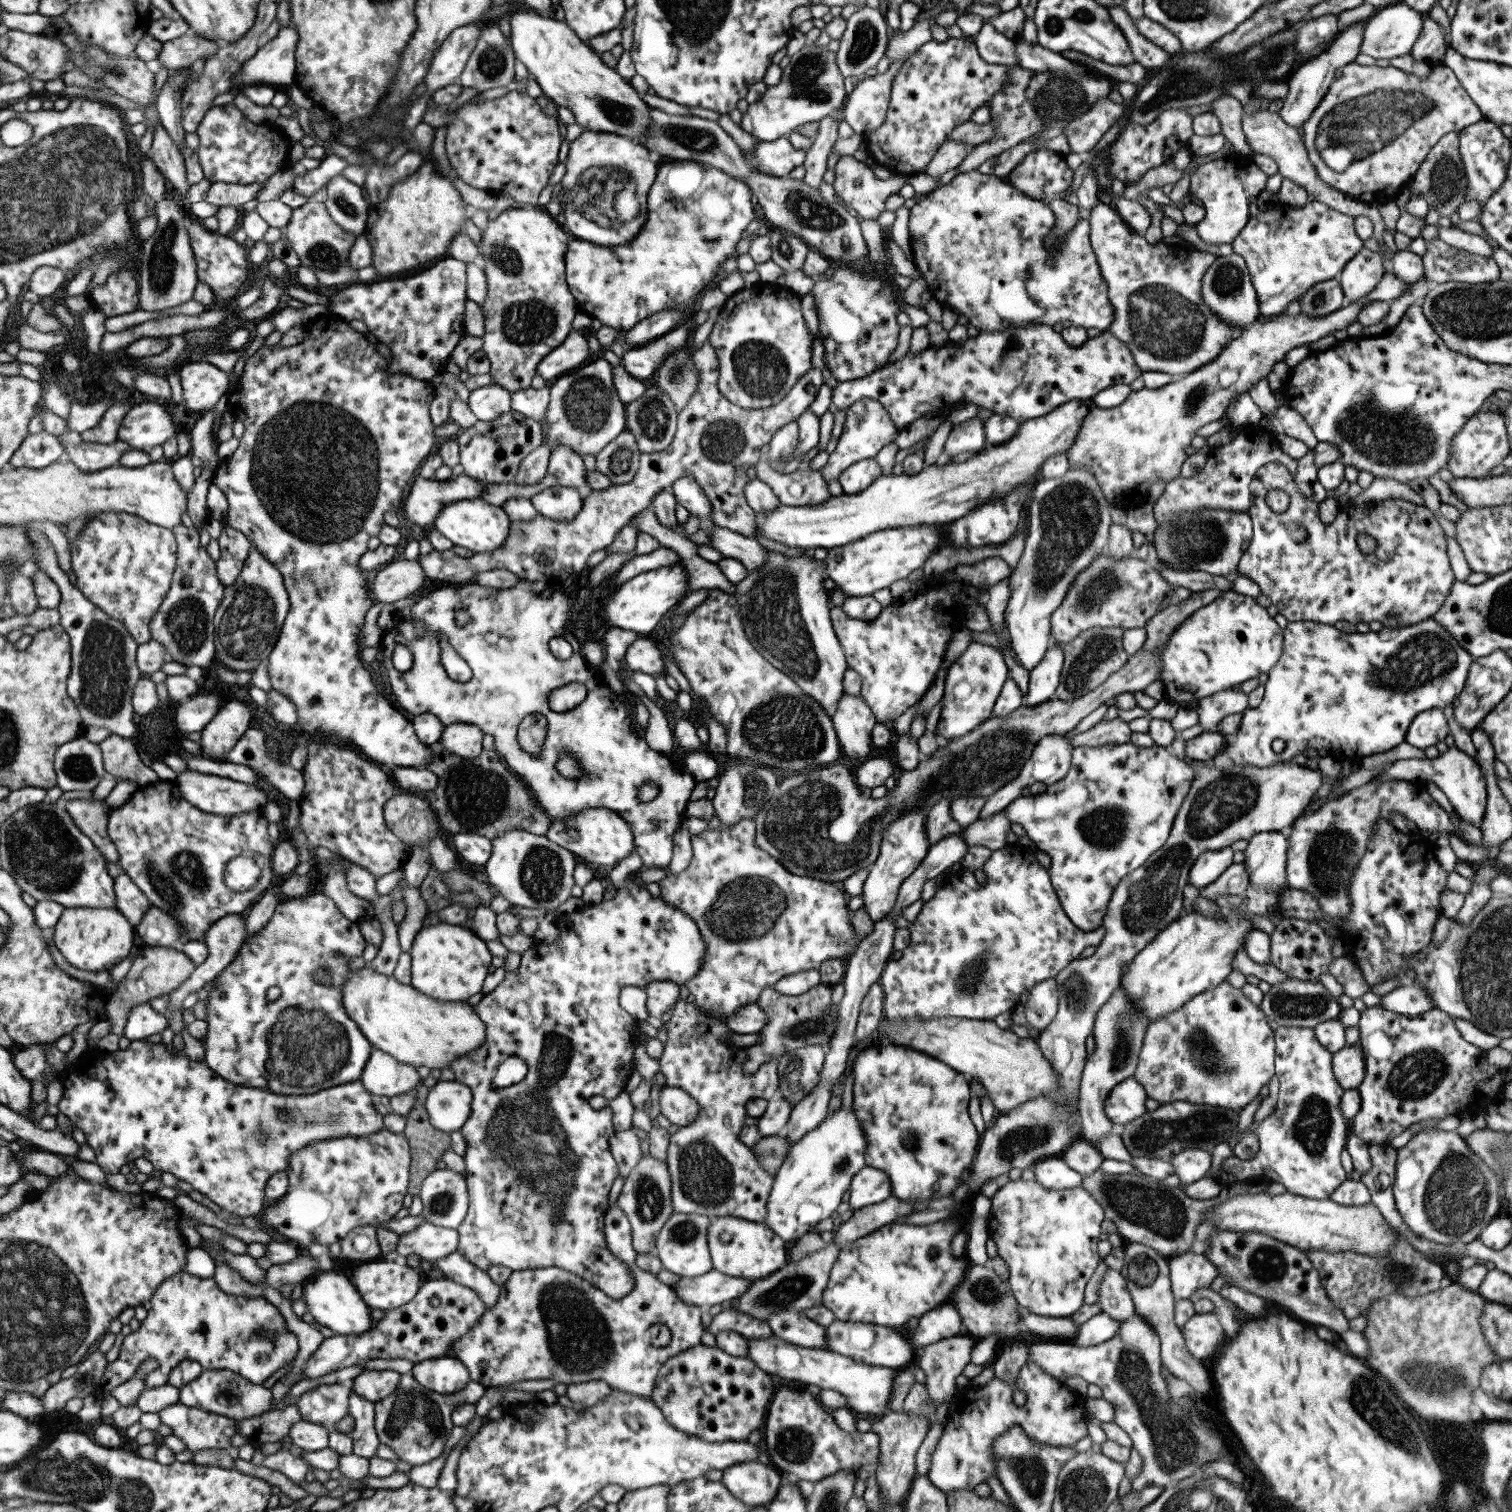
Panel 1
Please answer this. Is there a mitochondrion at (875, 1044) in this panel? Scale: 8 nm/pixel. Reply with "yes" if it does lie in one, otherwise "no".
no

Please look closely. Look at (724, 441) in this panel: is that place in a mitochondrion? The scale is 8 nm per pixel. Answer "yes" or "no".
yes

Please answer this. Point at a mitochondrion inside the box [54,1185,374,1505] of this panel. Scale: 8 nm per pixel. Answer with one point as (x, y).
(227, 1390)

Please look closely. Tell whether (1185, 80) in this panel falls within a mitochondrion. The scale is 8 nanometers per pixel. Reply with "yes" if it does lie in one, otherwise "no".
yes

